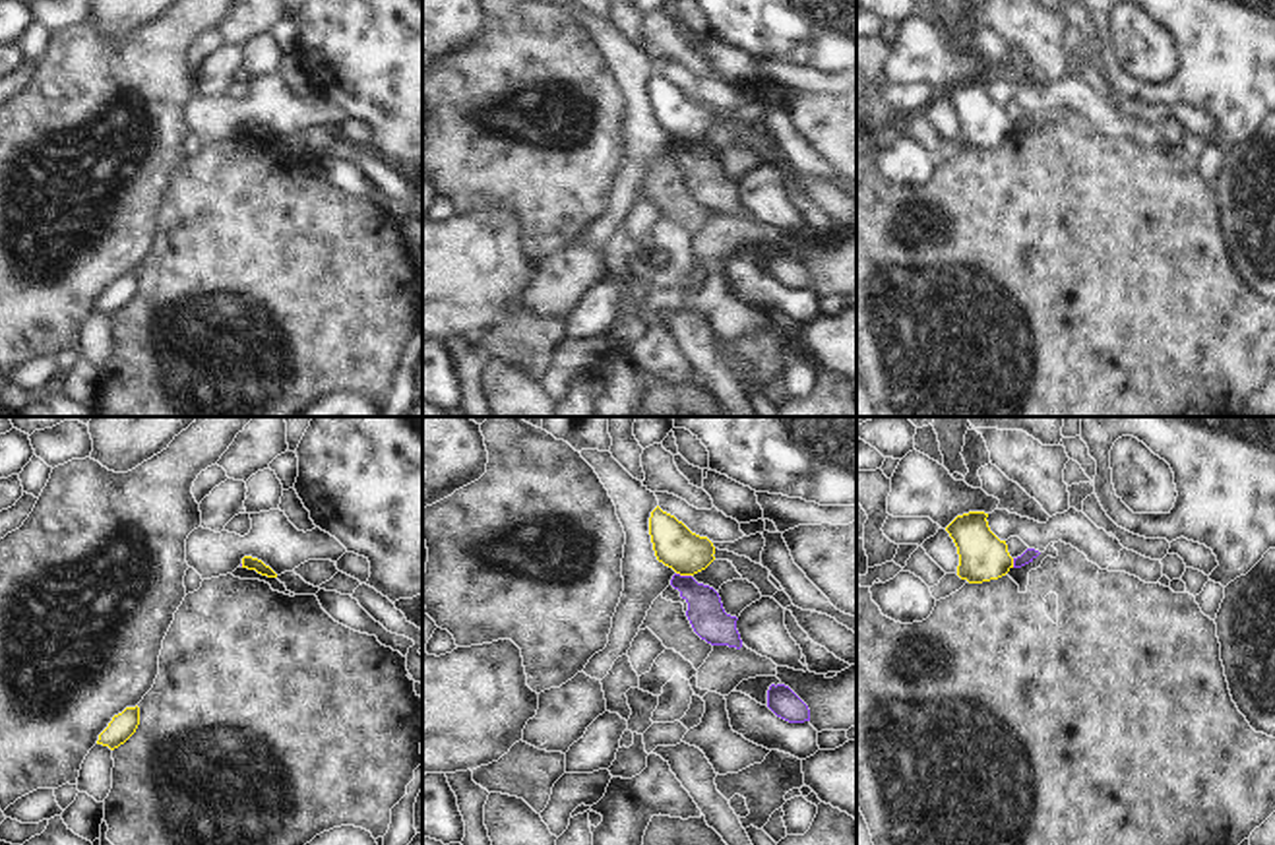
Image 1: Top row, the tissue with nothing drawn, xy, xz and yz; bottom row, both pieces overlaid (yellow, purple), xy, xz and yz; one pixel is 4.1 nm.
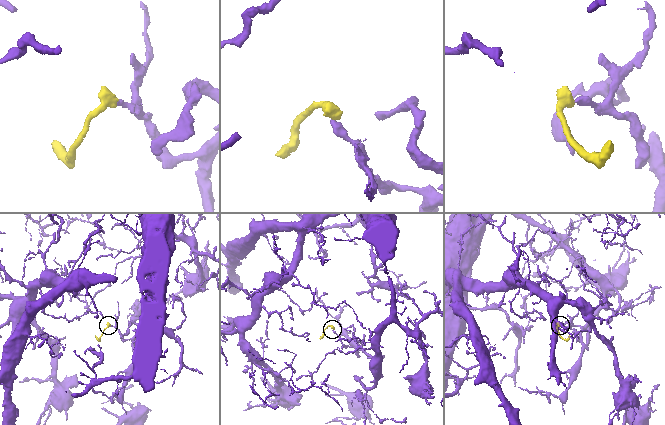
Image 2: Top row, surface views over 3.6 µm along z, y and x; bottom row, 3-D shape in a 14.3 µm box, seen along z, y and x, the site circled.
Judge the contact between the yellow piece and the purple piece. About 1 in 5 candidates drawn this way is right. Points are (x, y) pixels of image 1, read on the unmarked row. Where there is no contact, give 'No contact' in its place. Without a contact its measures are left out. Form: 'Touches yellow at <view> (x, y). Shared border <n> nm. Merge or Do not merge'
Touches yellow at xz (684, 140). Shared border 70 nm. Do not merge

